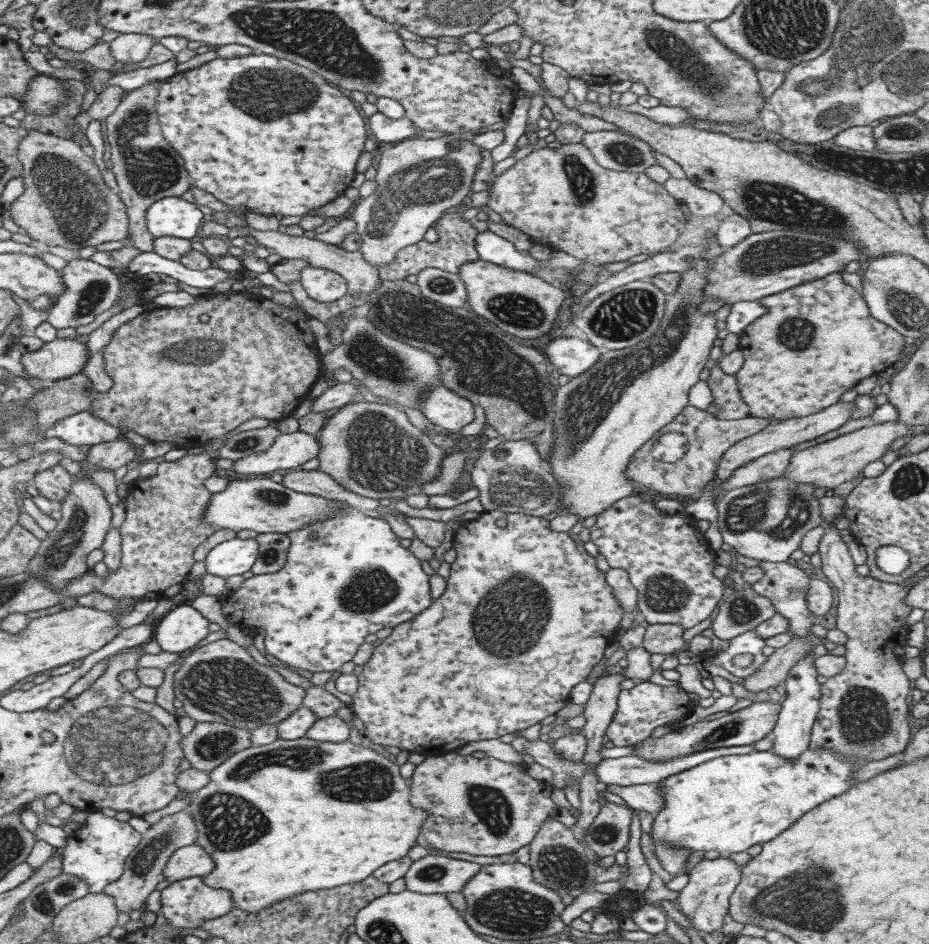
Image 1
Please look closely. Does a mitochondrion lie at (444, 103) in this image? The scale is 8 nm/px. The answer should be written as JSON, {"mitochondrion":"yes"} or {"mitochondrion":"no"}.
{"mitochondrion":"no"}

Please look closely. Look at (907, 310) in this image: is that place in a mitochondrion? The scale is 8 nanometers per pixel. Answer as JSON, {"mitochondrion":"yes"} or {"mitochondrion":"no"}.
{"mitochondrion":"yes"}

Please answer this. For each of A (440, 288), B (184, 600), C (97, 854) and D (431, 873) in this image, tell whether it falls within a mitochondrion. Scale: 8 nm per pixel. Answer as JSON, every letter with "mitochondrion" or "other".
{"A":"mitochondrion","B":"other","C":"other","D":"mitochondrion"}

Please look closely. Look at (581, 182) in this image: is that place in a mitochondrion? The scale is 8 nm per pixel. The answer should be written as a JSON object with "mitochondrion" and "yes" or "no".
{"mitochondrion":"yes"}

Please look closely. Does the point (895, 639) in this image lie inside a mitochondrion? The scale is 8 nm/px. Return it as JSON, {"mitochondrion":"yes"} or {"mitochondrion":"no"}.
{"mitochondrion":"no"}

